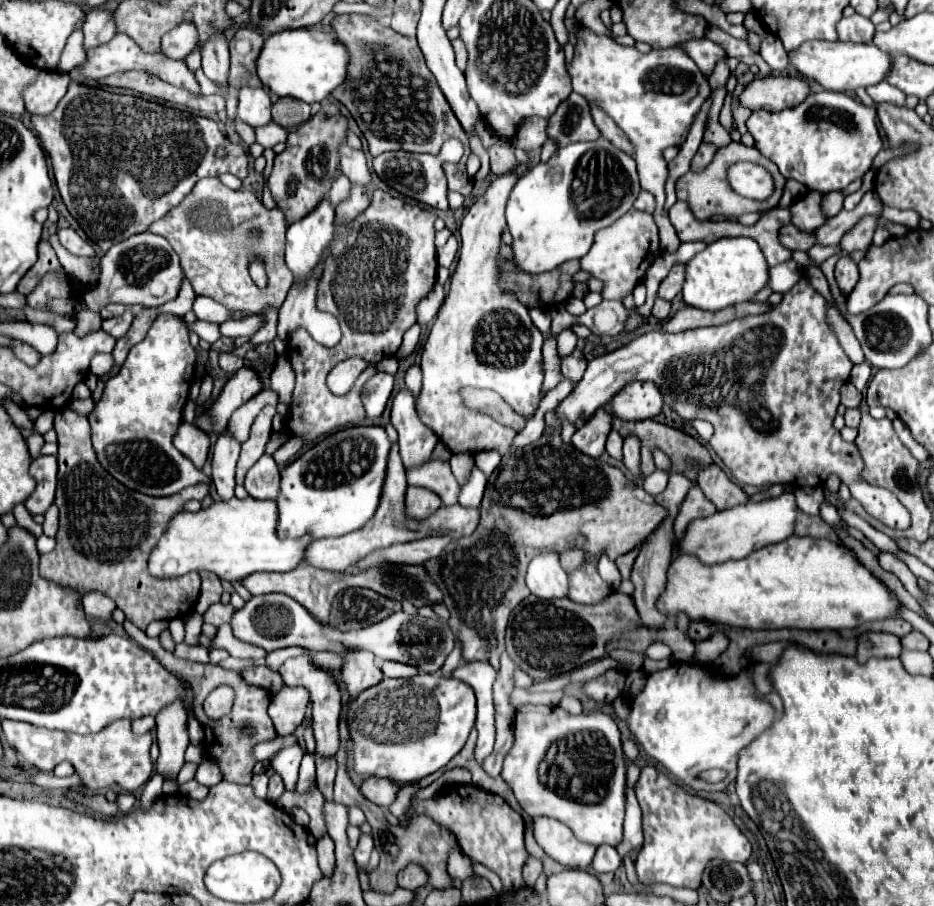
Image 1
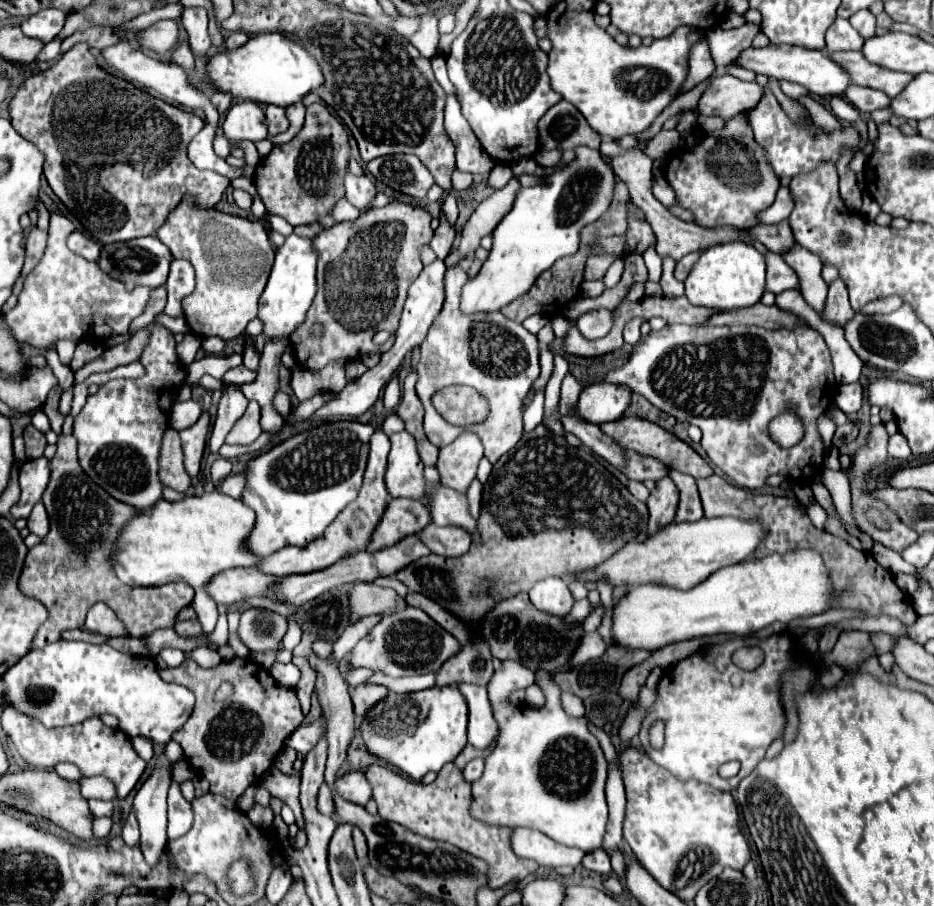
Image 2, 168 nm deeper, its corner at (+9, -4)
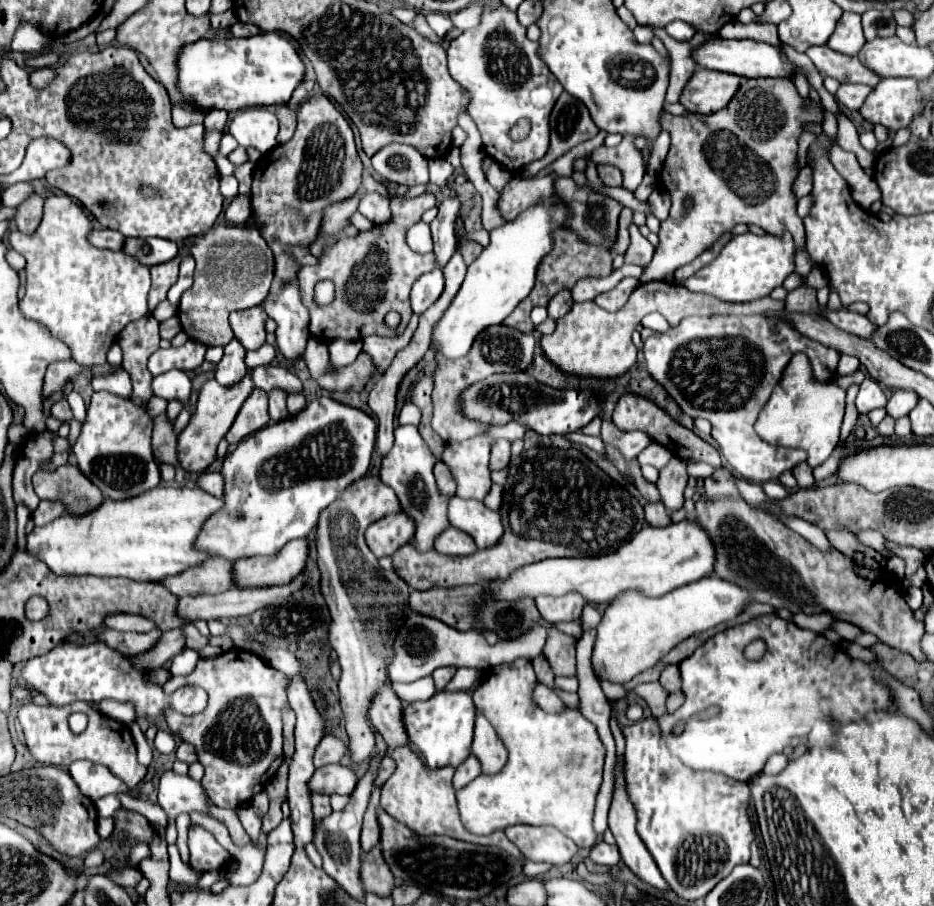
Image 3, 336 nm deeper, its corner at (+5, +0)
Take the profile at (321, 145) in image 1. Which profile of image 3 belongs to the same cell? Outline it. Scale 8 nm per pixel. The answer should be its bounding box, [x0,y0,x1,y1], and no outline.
[251,94,363,284]

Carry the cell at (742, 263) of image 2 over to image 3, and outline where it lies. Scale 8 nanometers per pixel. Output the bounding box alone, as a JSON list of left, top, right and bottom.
[681,232,795,302]

